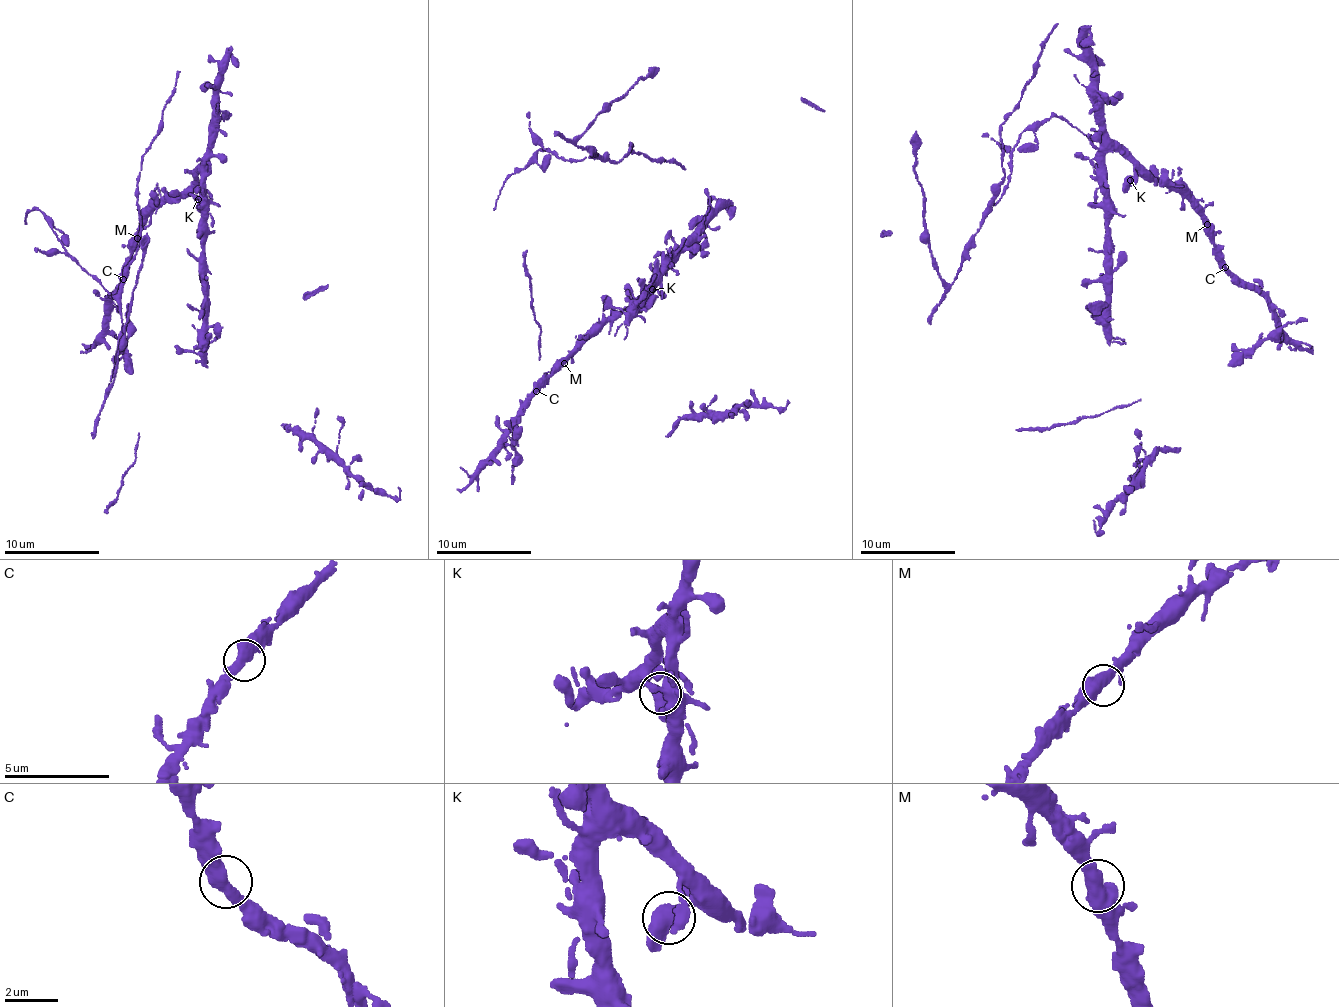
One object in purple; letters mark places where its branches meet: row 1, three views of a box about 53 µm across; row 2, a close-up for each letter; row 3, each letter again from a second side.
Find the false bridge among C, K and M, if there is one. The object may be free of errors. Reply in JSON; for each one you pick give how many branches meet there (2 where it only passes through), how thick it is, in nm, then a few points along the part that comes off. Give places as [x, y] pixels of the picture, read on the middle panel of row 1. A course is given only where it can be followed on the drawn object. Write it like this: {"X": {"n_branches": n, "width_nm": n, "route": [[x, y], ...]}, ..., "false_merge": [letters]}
{"false_merge": []}

